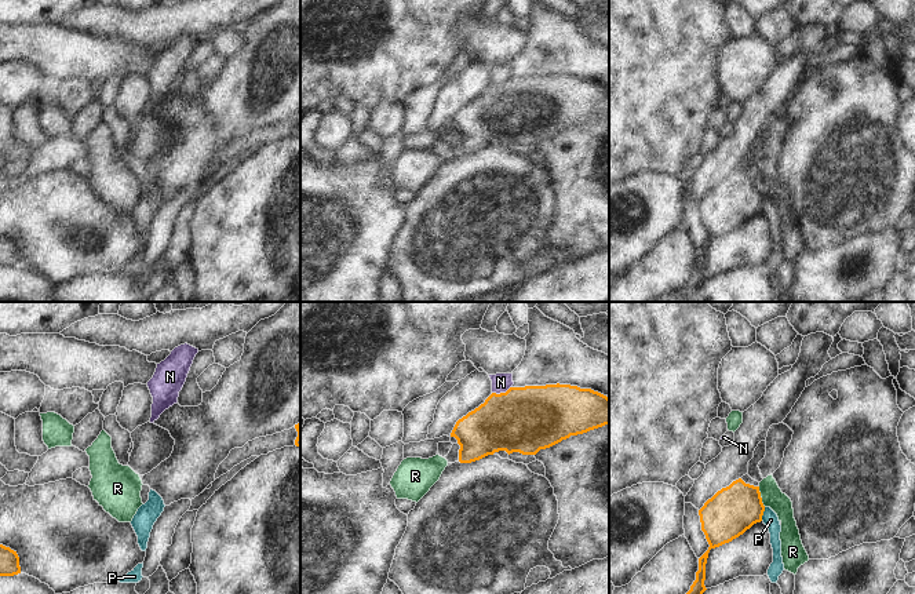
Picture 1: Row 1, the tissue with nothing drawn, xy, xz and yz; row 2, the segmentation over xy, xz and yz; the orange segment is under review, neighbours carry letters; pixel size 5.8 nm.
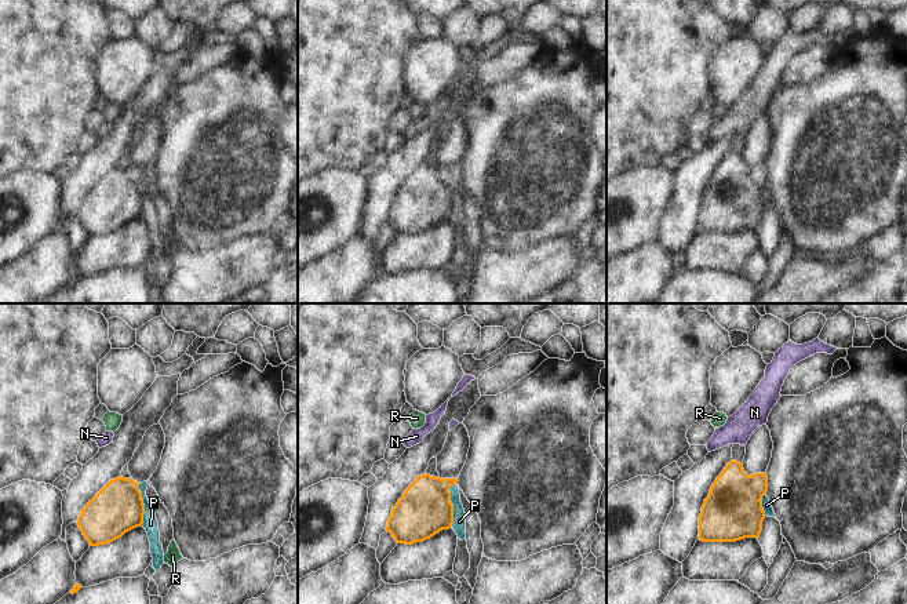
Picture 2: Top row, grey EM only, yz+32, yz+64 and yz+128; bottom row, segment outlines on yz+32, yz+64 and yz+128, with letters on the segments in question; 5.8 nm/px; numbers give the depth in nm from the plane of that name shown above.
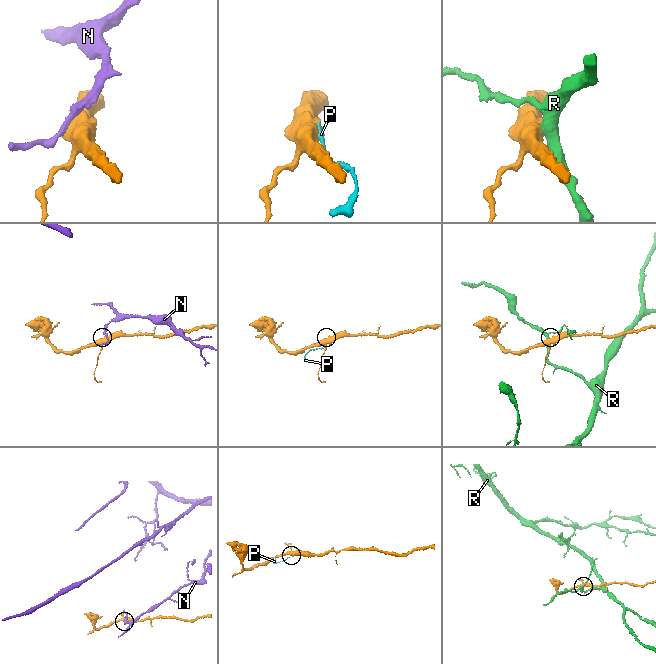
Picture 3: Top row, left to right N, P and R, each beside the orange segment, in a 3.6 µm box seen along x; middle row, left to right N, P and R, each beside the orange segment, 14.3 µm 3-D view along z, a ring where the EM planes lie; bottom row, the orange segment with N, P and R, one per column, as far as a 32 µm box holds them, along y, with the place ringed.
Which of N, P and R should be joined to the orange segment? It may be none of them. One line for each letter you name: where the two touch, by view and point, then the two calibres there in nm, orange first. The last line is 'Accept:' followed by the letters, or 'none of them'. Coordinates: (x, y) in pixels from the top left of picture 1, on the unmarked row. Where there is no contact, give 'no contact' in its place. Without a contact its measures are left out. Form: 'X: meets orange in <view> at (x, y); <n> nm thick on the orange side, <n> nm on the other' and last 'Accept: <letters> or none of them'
P: meets orange in yz at (762, 206); 280 nm thick on the orange side, 90 nm on the other
Accept: P

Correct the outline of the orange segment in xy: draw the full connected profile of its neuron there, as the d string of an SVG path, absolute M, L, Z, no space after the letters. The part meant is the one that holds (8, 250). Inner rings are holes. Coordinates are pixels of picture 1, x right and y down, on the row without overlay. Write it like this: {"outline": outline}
{"outline": "M0 236L0 267L14 267L18 265L21 265L21 258L17 243Z"}

